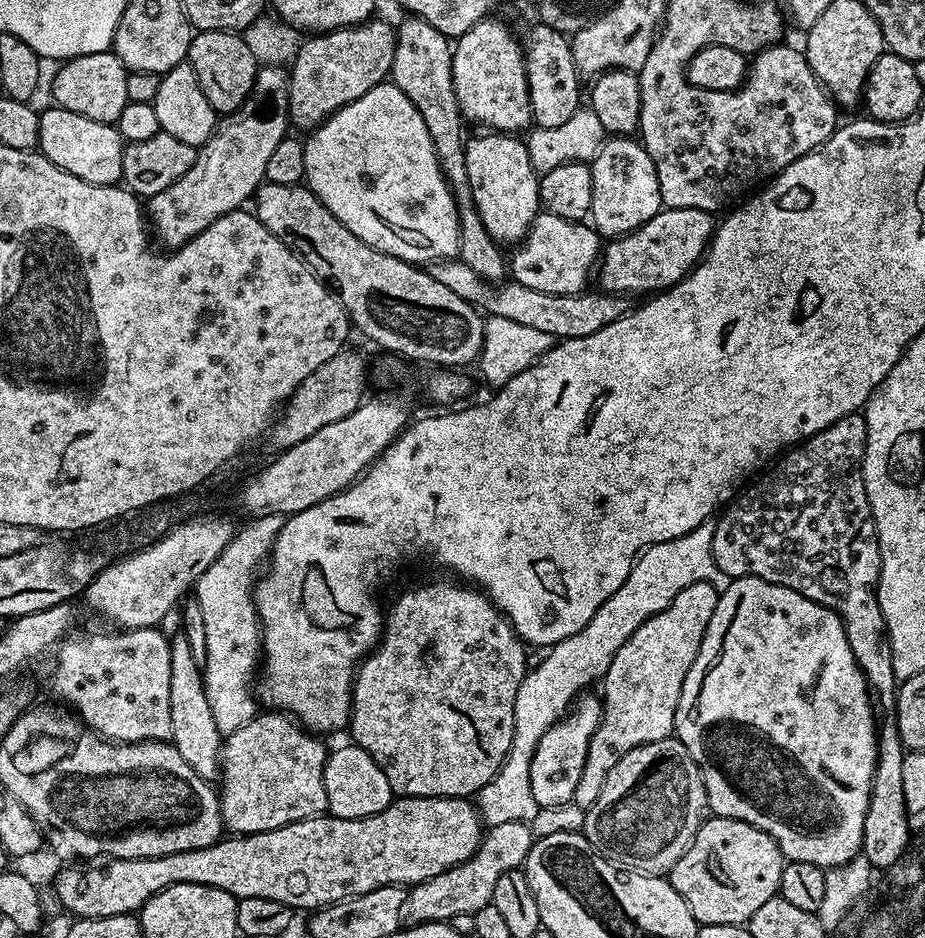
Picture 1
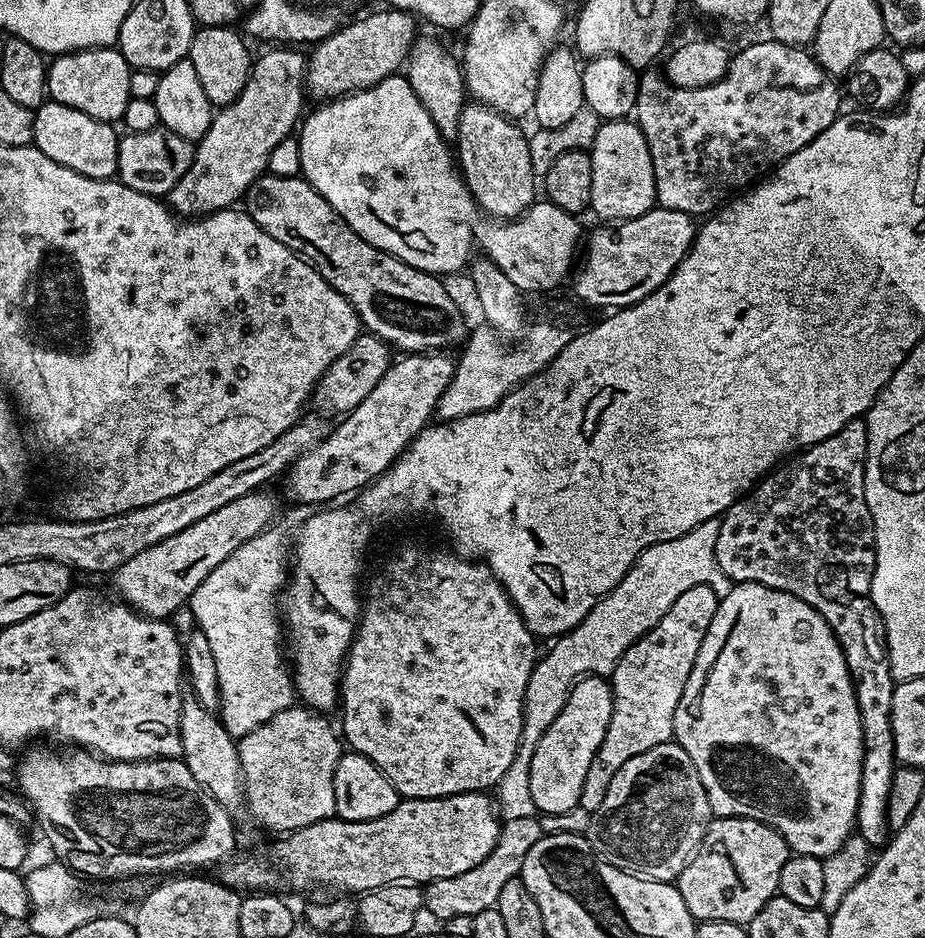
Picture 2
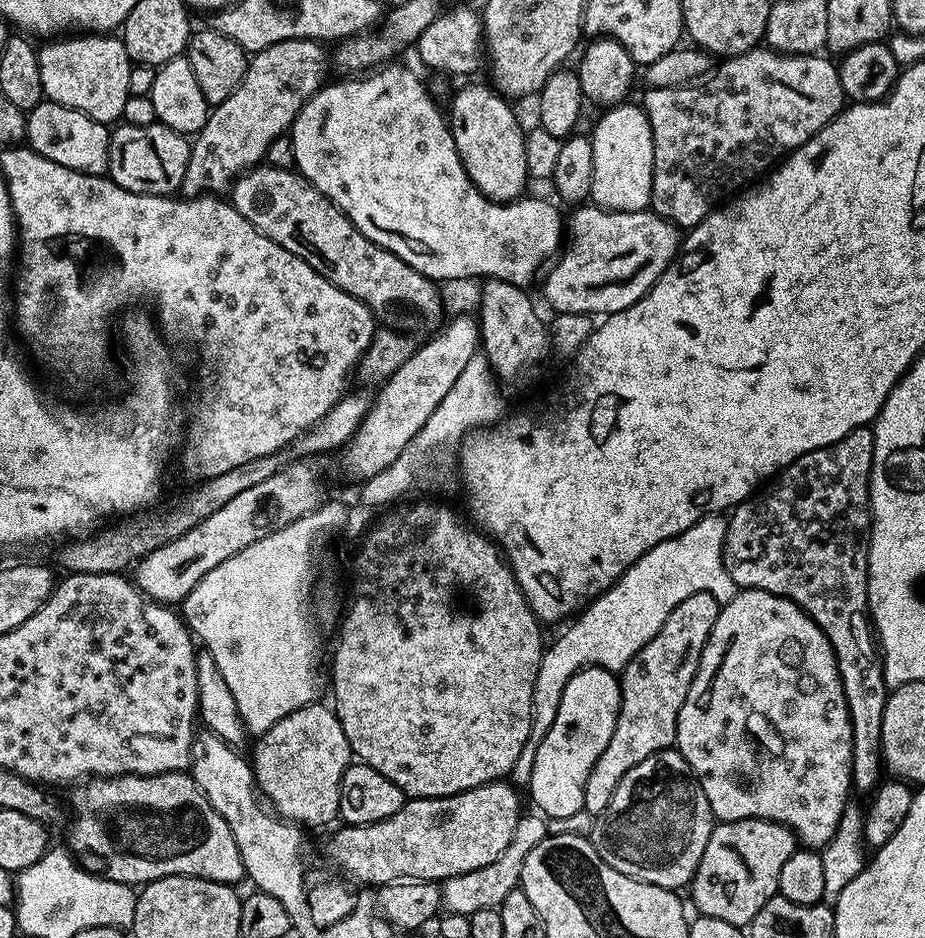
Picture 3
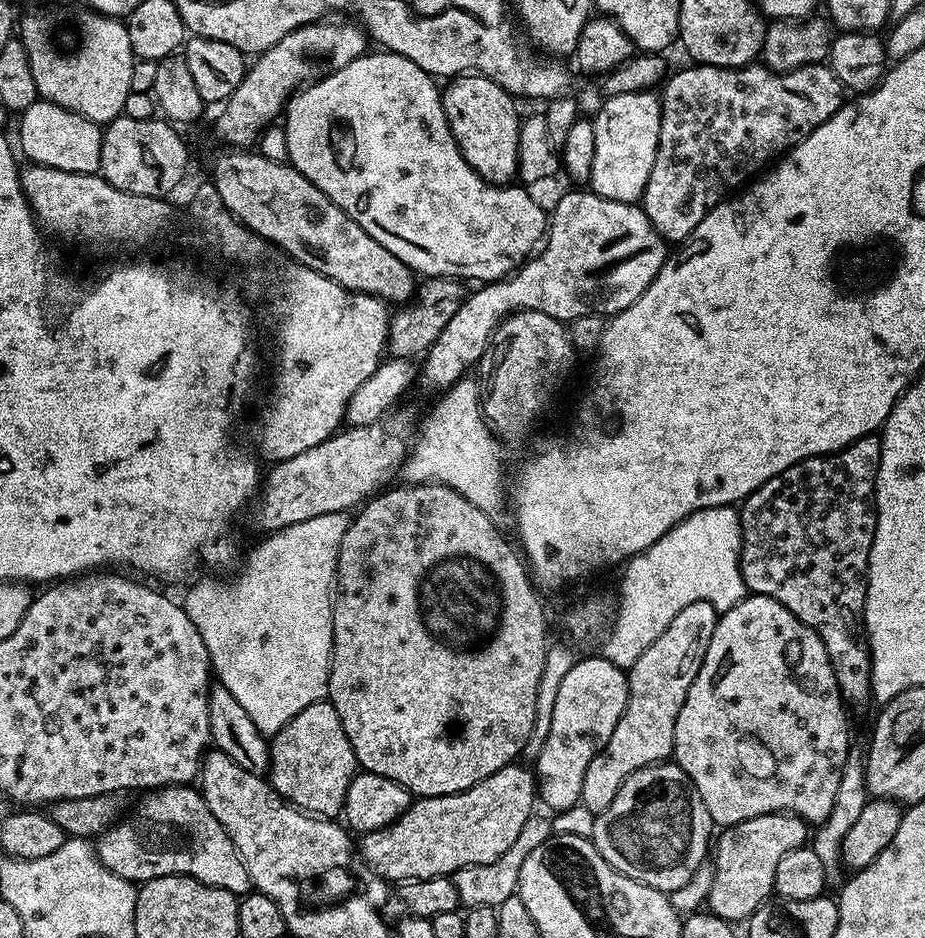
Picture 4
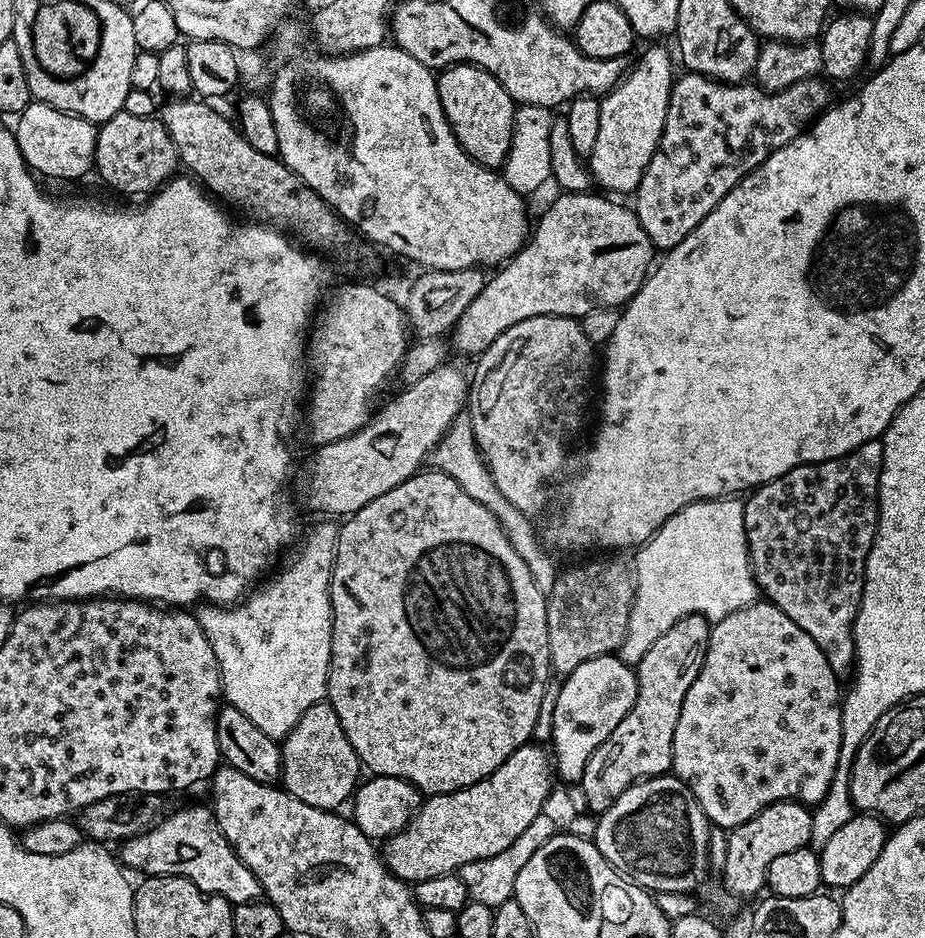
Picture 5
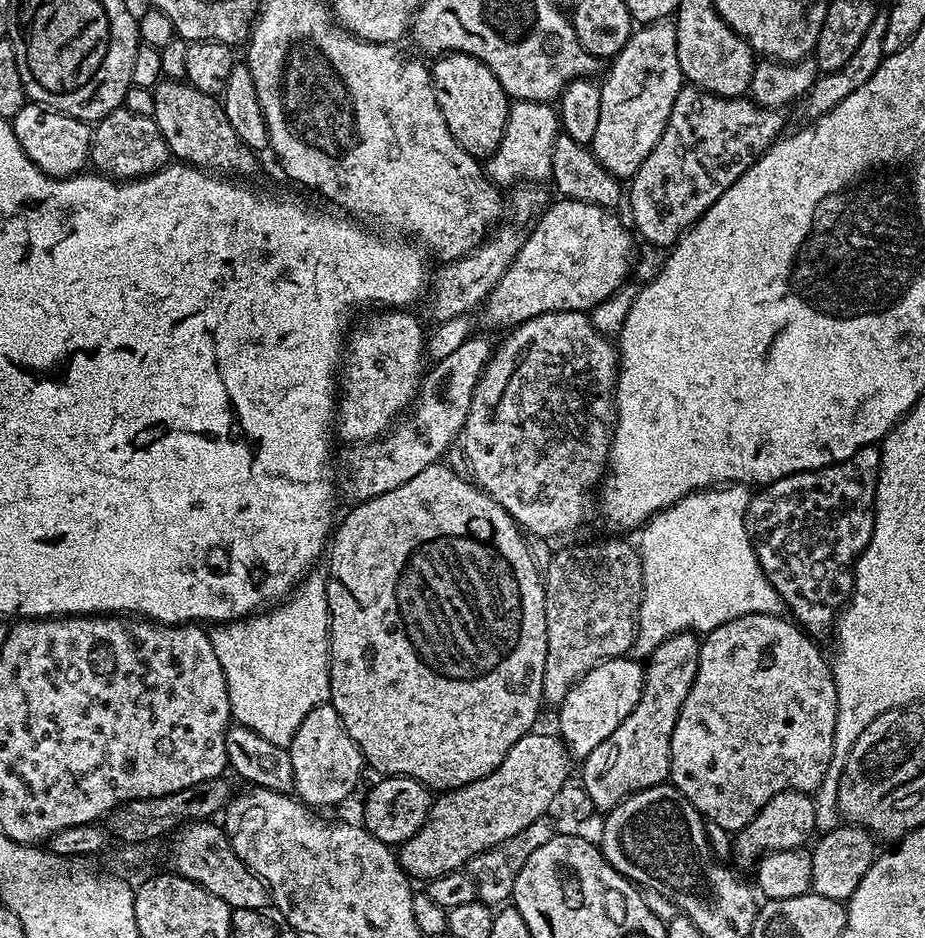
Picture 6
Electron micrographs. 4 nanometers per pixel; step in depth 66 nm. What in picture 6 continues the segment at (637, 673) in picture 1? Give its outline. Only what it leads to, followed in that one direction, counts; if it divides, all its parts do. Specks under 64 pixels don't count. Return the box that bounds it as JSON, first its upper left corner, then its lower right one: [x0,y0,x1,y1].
[582,632,701,814]

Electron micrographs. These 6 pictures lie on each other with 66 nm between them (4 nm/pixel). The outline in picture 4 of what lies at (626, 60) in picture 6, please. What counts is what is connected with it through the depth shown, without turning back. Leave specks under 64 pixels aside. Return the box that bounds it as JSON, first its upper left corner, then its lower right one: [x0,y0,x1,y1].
[591,91,660,204]

